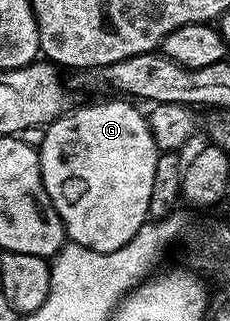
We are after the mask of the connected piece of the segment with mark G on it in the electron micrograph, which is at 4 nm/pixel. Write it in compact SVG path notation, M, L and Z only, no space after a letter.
M111 97L108 99L111 99L108 103L91 103L88 107L77 108L76 111L75 108L68 110L66 115L56 119L54 123L44 130L43 144L37 148L39 152L39 168L43 174L43 184L57 209L57 213L61 217L66 238L72 243L81 245L85 249L93 249L97 253L113 253L113 249L121 249L121 245L125 245L125 241L129 241L129 237L133 237L133 233L137 233L137 229L141 229L141 225L148 222L151 214L149 197L153 197L153 173L157 173L157 161L161 154L153 141L153 133L147 124L146 114L142 110L139 112L135 108L138 106L126 98Z

